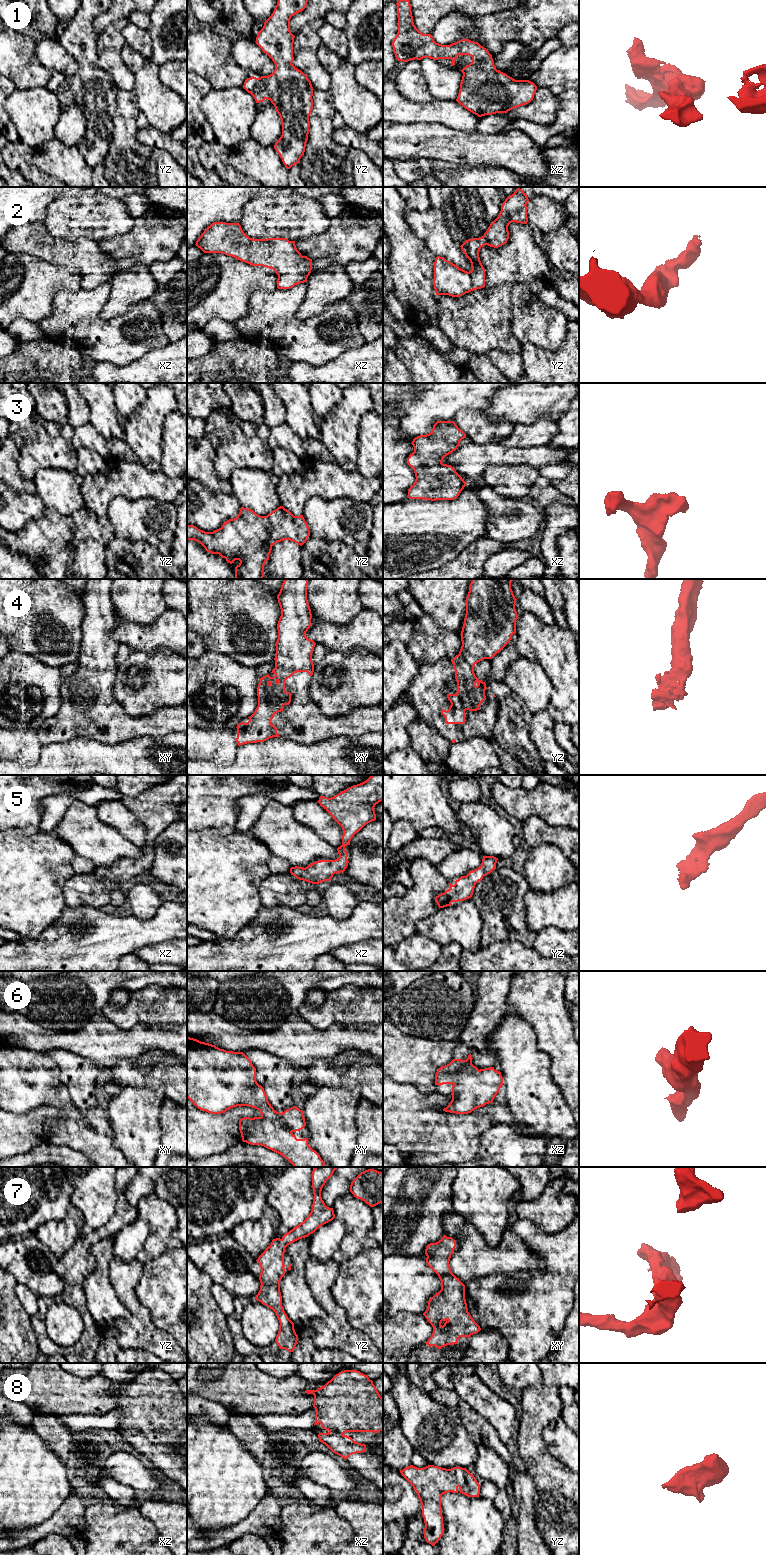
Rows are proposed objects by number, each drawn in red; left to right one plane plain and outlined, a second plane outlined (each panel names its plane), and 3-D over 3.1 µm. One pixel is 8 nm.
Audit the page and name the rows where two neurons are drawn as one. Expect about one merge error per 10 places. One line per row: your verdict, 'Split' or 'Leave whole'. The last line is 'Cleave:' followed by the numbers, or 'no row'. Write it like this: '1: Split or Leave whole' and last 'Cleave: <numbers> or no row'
1: Leave whole
2: Leave whole
3: Leave whole
4: Leave whole
5: Leave whole
6: Leave whole
7: Leave whole
8: Leave whole
Cleave: no row

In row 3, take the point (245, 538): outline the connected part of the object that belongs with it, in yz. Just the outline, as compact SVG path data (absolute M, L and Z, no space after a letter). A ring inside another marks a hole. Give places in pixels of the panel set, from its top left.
M283 506L267 516L241 507L236 518L213 532L187 525L187 540L199 542L207 552L219 554L230 564L240 561L235 567L235 579L263 579L264 565L274 544L290 540L302 546L309 536L303 515L294 516Z

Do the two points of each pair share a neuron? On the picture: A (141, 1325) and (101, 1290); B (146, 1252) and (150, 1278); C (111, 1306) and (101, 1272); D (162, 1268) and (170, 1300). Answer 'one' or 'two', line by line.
A: two
B: two
C: one
D: one

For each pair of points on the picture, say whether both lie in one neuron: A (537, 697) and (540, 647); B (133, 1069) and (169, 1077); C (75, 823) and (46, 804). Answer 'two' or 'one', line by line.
A: two
B: one
C: two

